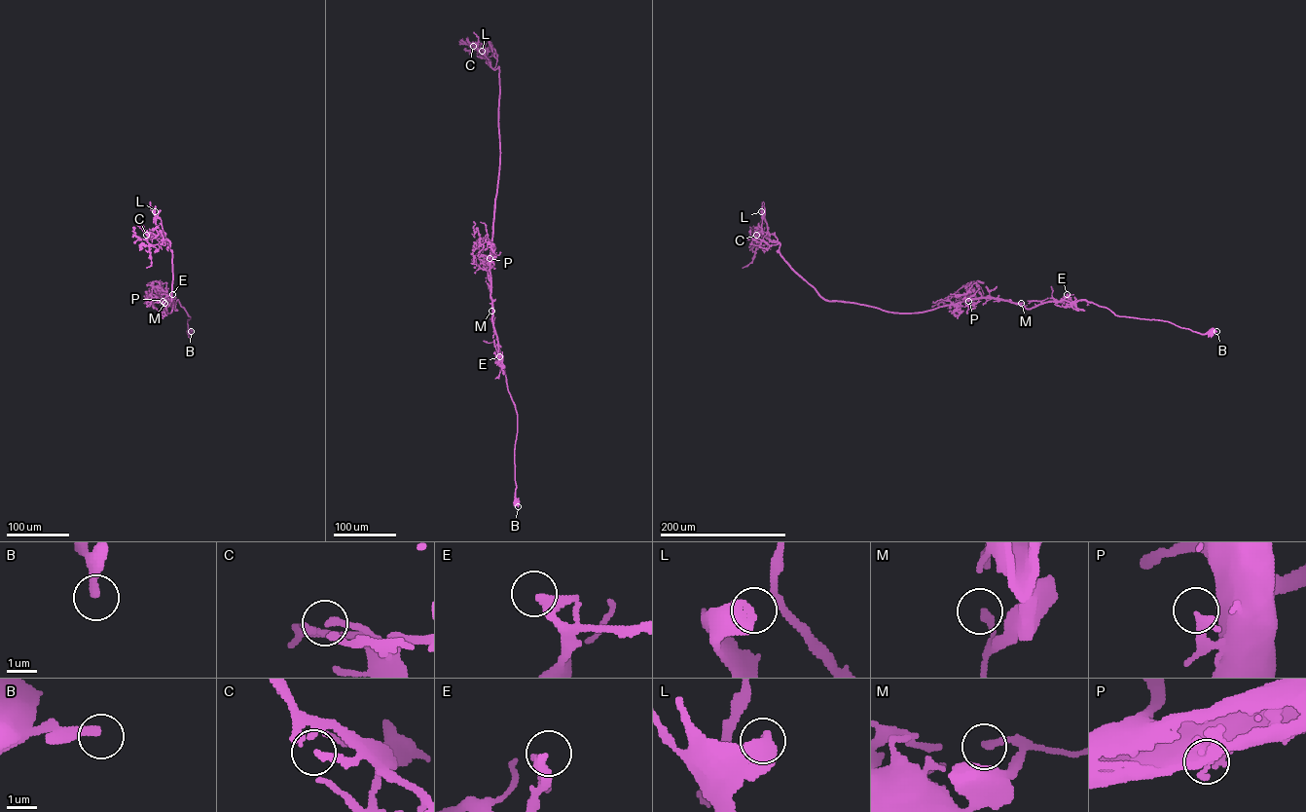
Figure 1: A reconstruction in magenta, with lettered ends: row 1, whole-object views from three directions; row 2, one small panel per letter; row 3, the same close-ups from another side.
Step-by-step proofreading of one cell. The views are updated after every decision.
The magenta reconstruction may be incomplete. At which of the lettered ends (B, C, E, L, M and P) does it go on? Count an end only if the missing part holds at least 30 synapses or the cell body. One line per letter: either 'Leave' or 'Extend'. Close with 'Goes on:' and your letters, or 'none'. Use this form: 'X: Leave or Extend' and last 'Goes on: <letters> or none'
B: Leave
C: Leave
E: Extend
L: Leave
M: Leave
P: Leave
Goes on: E

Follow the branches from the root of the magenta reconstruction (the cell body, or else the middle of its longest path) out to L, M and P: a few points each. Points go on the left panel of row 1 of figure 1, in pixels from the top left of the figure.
L: (188, 331), (190, 316), (178, 301), (165, 309), (163, 301), (169, 313), (172, 252), (155, 211)
M: (188, 331), (190, 316), (178, 301), (171, 301), (165, 309), (164, 303)
P: (188, 331), (190, 316), (178, 301), (171, 301), (165, 309), (163, 298), (163, 301)

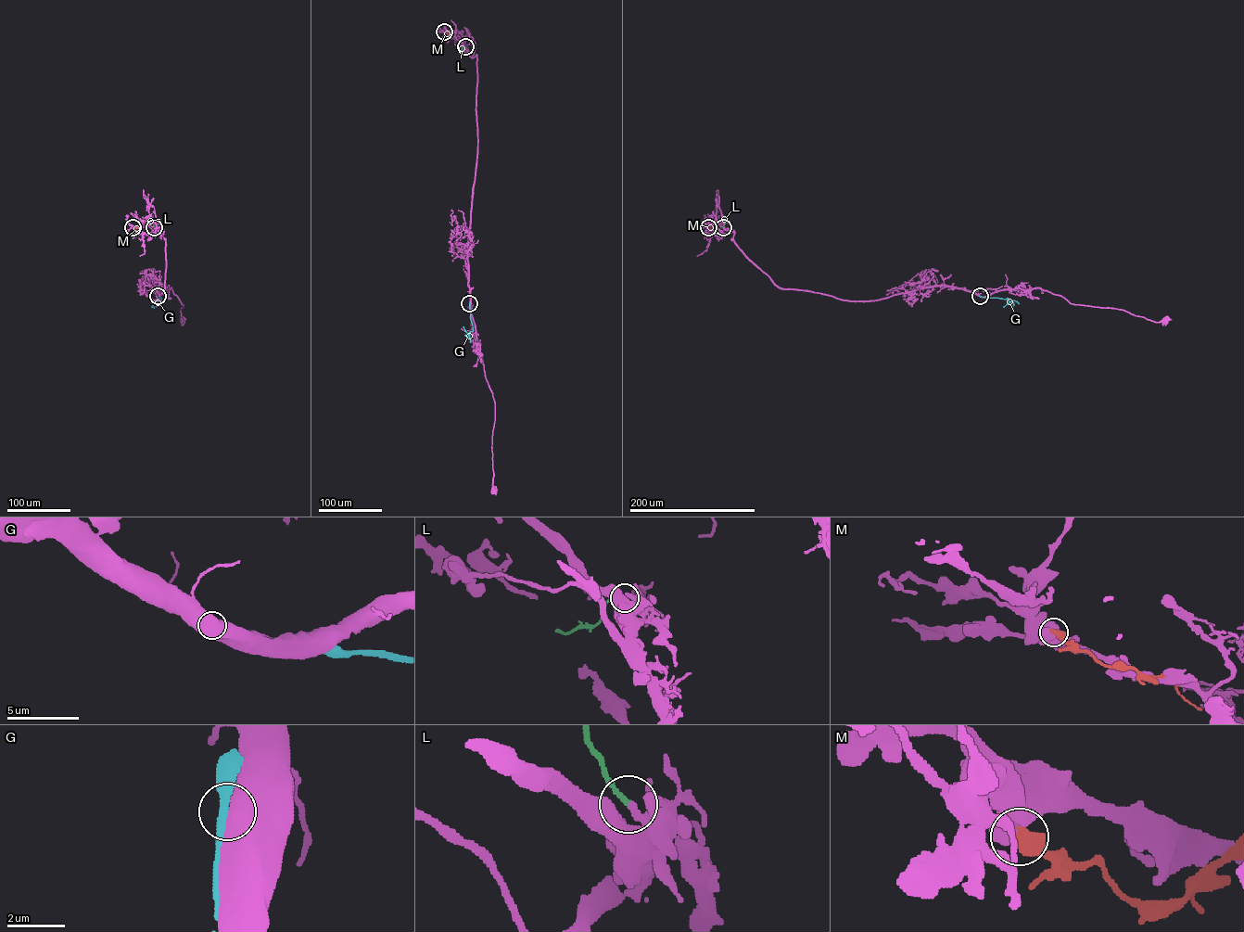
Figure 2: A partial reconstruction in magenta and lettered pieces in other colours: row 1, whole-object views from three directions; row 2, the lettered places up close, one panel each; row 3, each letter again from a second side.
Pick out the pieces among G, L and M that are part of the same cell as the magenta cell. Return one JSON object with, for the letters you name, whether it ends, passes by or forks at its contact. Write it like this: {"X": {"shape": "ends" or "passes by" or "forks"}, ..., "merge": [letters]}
{"merge": []}

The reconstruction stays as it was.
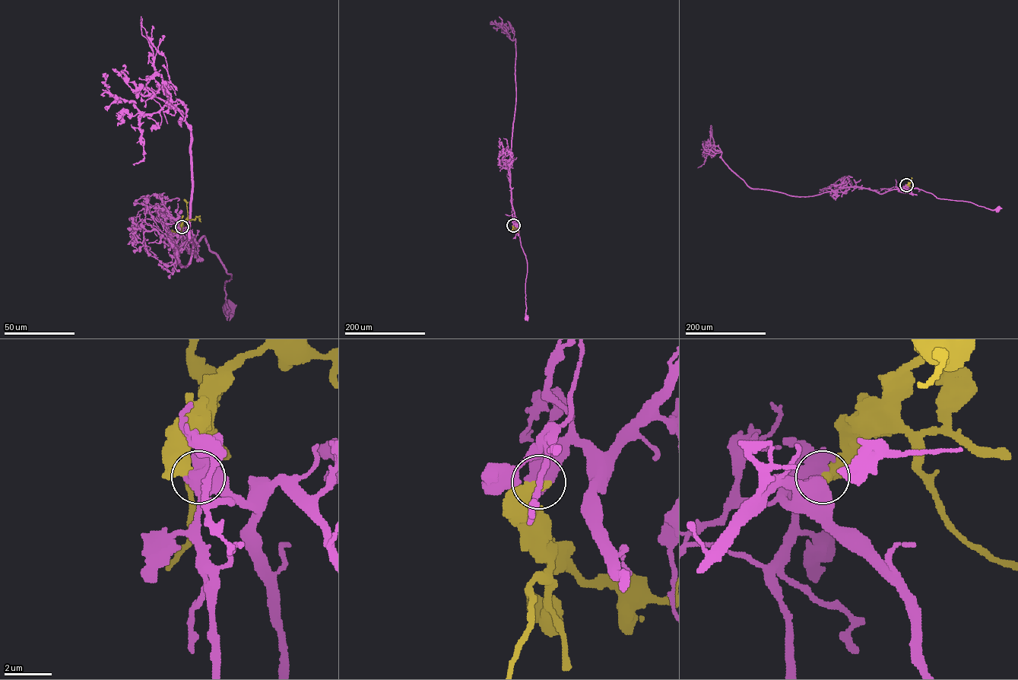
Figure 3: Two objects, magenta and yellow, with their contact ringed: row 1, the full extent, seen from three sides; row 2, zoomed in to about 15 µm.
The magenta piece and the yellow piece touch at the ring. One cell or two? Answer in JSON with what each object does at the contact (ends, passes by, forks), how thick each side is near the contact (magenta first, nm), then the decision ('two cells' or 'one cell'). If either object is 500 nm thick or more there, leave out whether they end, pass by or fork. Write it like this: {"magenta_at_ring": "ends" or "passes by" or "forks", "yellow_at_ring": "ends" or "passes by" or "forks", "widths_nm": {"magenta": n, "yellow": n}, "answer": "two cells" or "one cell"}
{"widths_nm": {"magenta": 850, "yellow": 440}, "answer": "one cell"}

